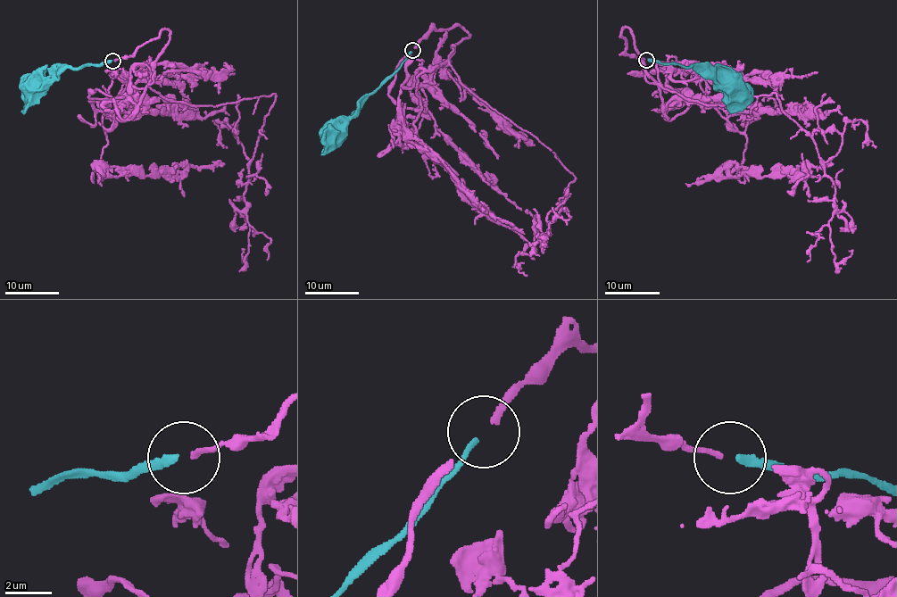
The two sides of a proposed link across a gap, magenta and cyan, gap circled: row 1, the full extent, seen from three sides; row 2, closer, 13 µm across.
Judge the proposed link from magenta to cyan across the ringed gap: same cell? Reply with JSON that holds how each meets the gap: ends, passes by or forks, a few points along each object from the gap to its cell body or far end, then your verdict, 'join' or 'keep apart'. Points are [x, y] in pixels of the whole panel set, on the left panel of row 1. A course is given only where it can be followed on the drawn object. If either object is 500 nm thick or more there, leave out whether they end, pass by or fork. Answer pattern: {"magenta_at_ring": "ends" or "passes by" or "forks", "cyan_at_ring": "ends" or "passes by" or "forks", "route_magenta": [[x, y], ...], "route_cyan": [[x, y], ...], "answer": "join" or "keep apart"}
{"magenta_at_ring": "ends", "cyan_at_ring": "ends", "route_magenta": [[114, 61], [166, 29], [148, 83], [166, 99], [220, 105], [275, 95], [248, 168], [245, 250]], "route_cyan": [[111, 61], [61, 68], [45, 86], [32, 86]], "answer": "join"}

